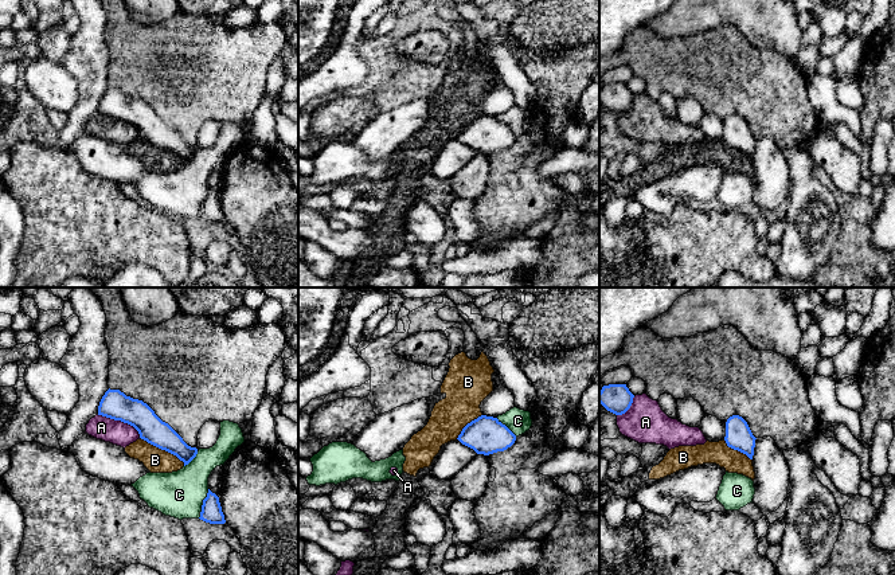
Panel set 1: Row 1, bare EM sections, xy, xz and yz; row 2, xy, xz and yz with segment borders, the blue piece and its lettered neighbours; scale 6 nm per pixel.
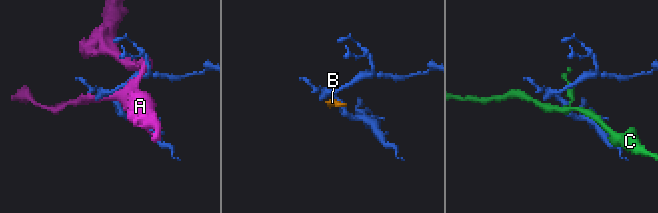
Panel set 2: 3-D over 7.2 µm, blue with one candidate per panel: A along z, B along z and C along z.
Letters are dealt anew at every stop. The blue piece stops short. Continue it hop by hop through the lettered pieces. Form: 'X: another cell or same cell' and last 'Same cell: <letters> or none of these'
A: another cell
B: another cell
C: another cell
Same cell: none of these

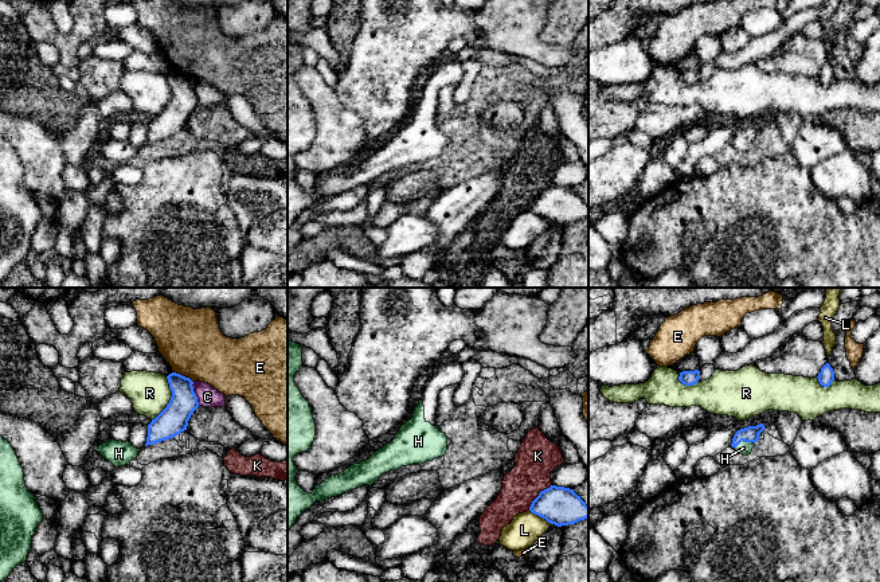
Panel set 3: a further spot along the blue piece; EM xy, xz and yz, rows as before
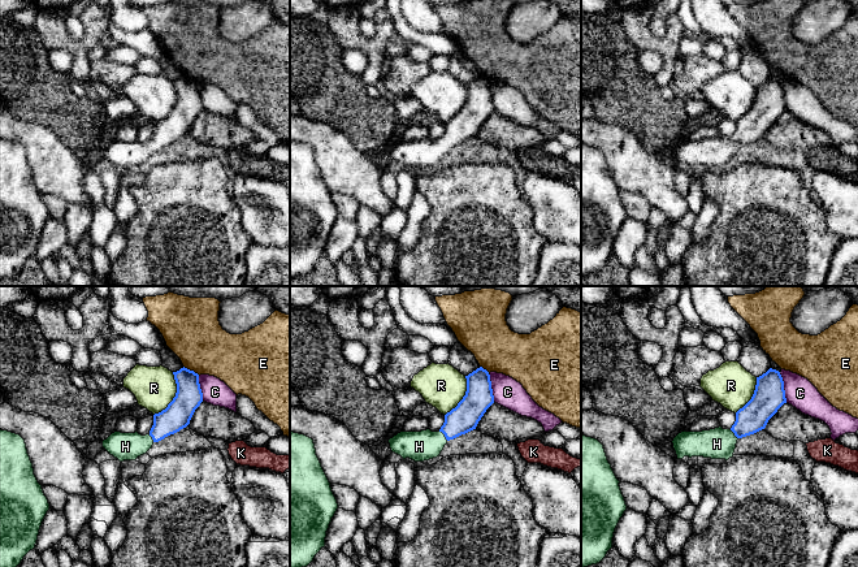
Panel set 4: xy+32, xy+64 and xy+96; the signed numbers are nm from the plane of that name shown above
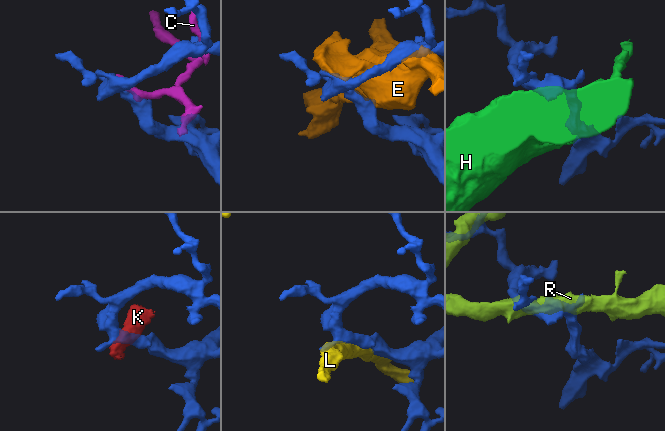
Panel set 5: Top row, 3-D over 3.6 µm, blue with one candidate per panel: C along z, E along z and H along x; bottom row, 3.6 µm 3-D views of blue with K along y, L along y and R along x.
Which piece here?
C: another cell
E: another cell
H: same cell
K: another cell
L: another cell
R: another cell
Same cell: H

